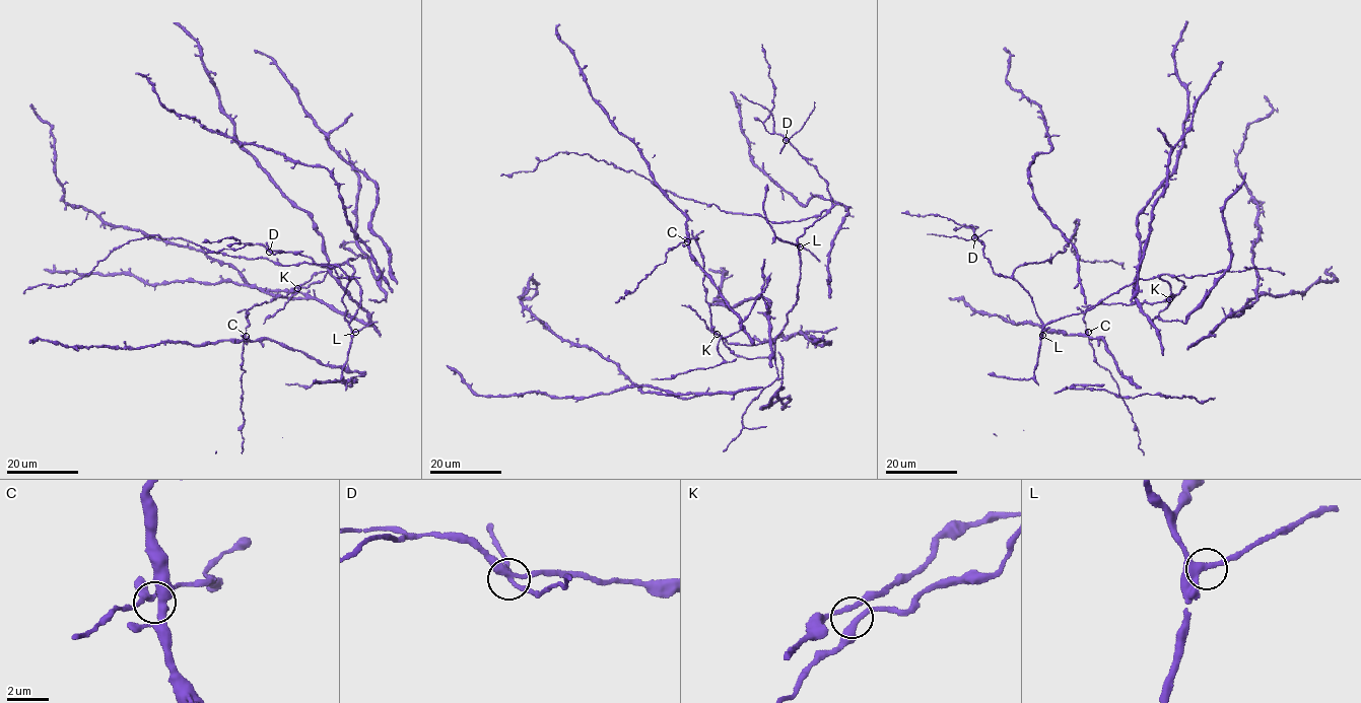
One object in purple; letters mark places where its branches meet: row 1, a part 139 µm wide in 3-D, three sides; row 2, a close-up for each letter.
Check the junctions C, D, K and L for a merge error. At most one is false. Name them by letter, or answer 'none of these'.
D

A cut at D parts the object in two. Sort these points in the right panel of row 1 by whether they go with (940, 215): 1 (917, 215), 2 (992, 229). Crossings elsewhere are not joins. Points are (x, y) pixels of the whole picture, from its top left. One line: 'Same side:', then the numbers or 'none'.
Same side: 1

